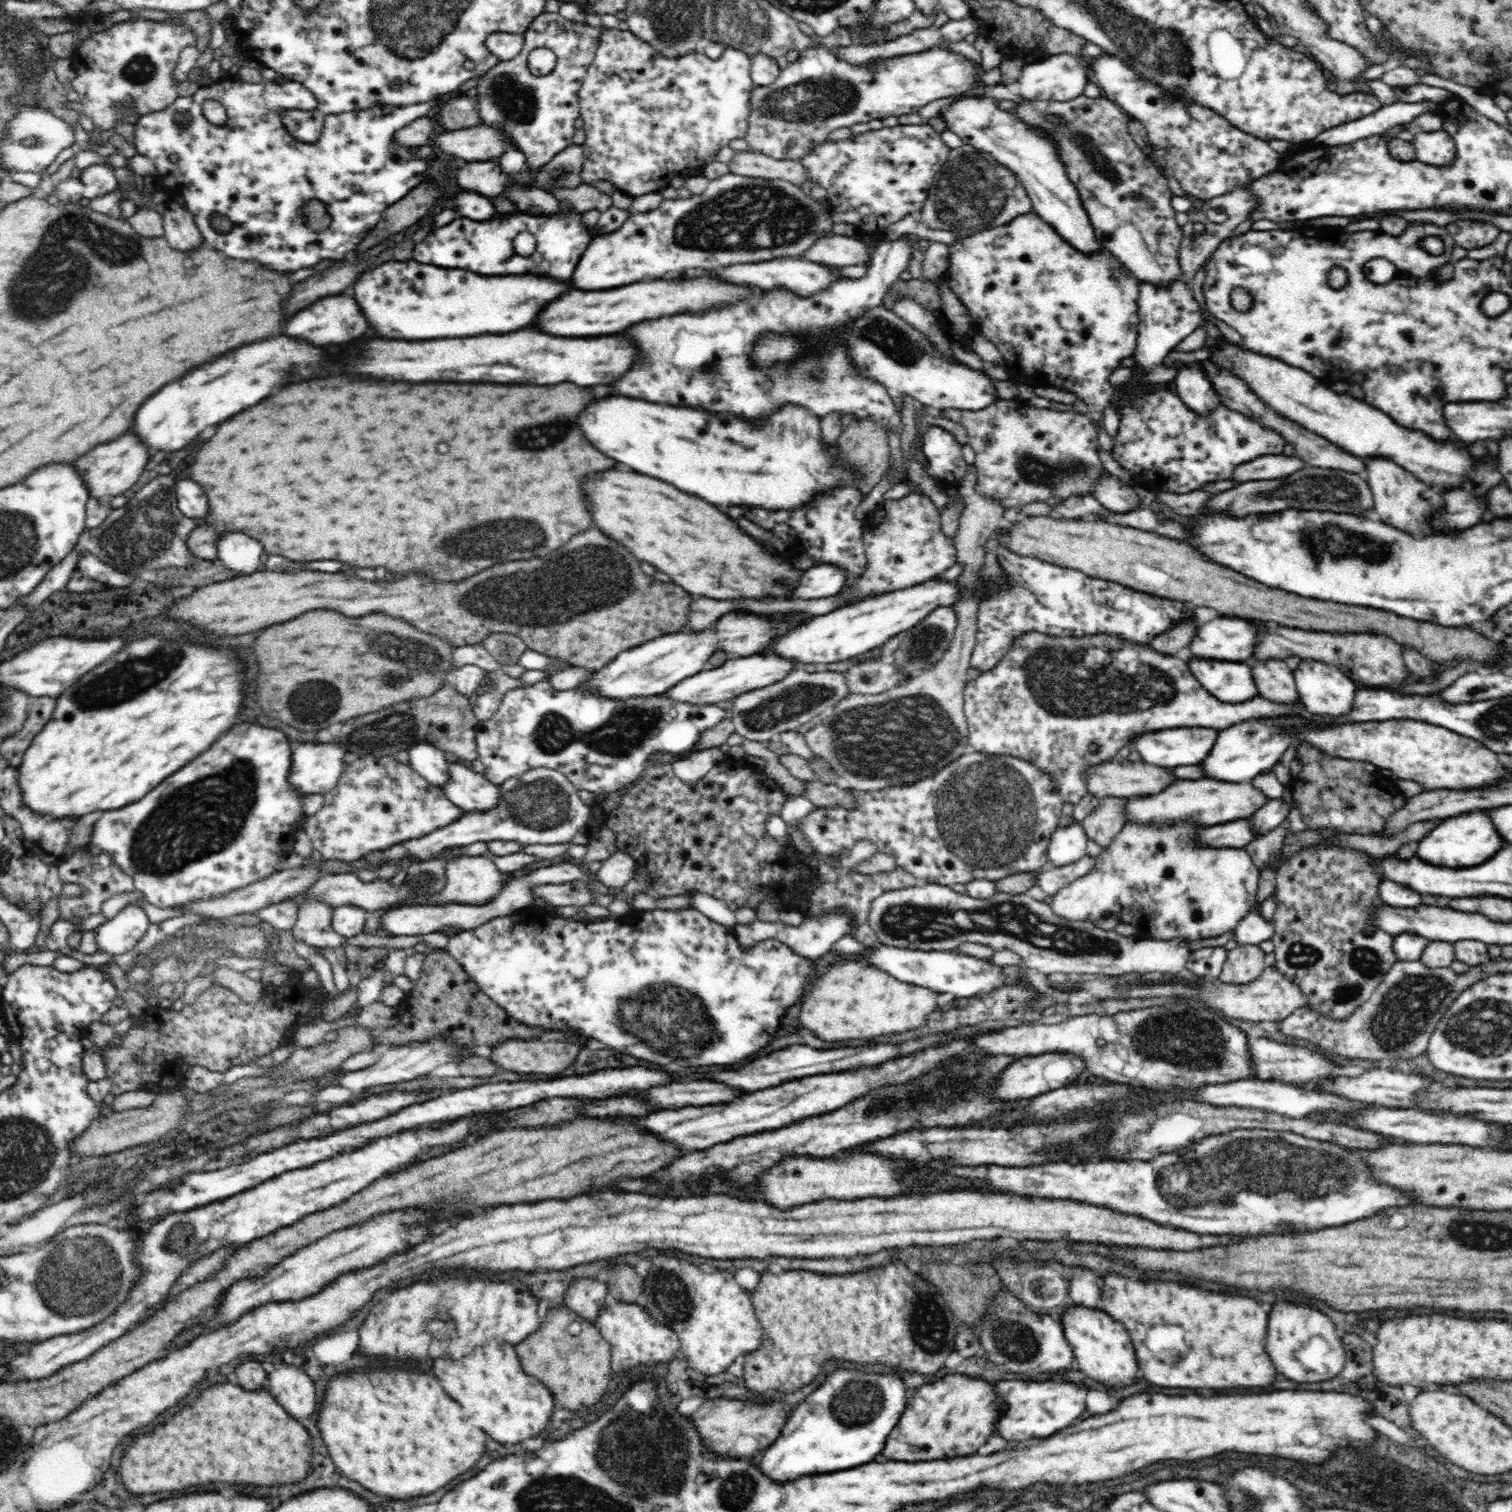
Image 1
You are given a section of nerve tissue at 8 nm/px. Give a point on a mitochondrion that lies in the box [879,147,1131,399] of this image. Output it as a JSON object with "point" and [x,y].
{"point":[971,193]}

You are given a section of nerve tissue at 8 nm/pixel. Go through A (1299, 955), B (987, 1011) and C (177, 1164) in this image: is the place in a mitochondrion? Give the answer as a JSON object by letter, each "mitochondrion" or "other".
{"A":"mitochondrion","B":"other","C":"other"}

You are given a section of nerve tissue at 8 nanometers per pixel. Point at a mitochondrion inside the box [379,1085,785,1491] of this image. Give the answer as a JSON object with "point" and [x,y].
{"point":[671,1296]}

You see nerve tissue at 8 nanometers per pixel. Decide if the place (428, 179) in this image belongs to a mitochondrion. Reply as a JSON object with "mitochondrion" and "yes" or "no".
{"mitochondrion":"no"}

